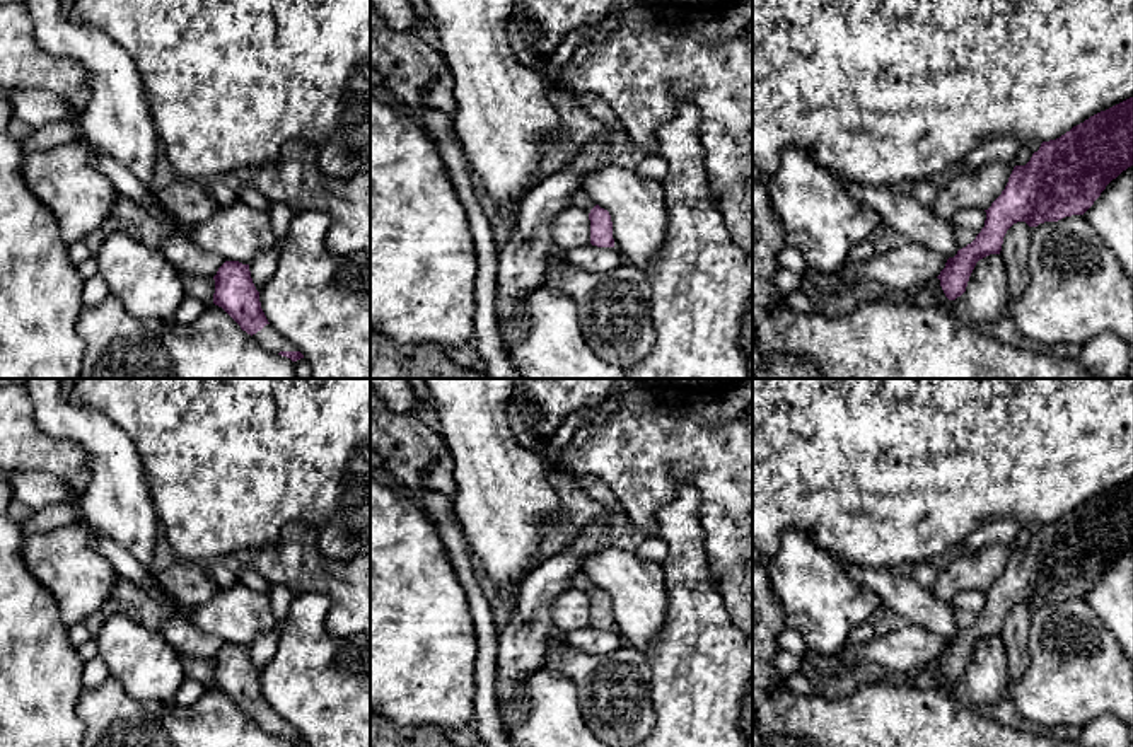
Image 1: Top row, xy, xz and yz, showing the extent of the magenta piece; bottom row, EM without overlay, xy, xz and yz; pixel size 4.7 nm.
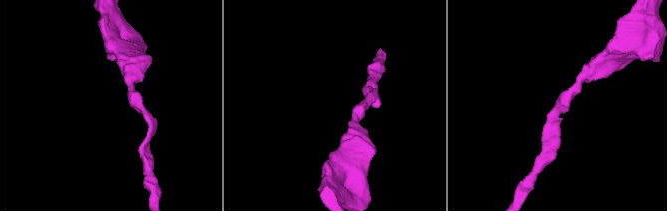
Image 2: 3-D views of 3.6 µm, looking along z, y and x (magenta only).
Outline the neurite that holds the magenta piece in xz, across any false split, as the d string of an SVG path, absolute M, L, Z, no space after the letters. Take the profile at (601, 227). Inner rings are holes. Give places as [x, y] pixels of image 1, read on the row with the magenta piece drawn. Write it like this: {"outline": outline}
{"outline": "M596 205L590 213L590 244L597 247L614 247L613 222L607 210Z"}

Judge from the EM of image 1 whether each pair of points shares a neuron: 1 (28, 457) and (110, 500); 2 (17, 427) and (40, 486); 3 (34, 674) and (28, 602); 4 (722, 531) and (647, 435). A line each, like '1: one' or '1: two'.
1: two
2: two
3: one
4: one

